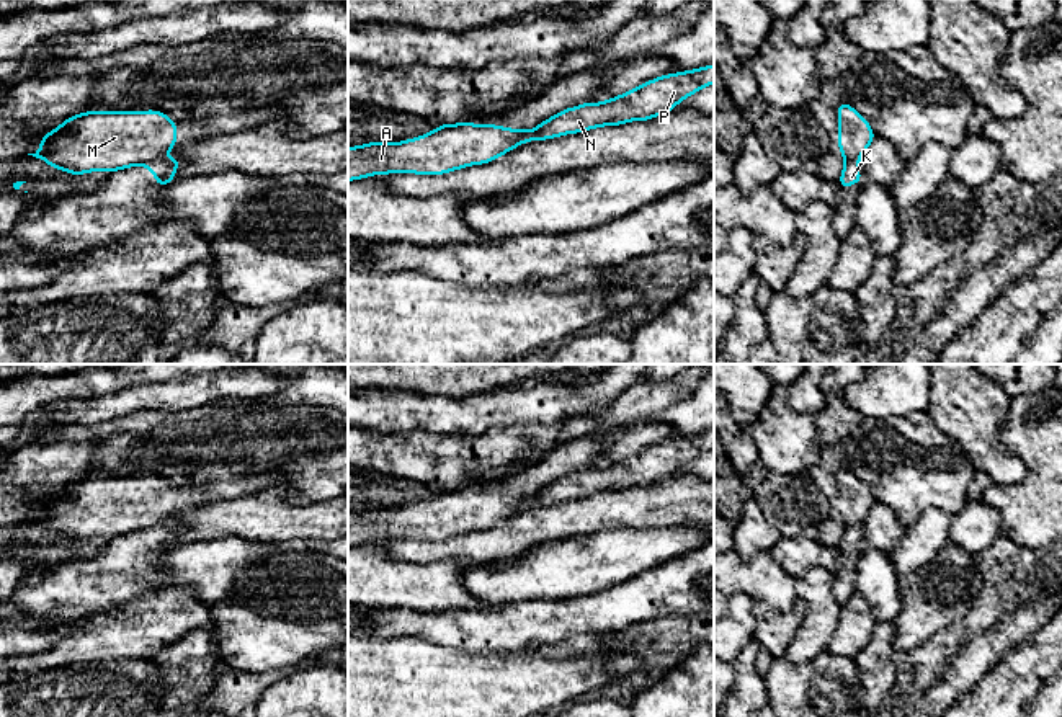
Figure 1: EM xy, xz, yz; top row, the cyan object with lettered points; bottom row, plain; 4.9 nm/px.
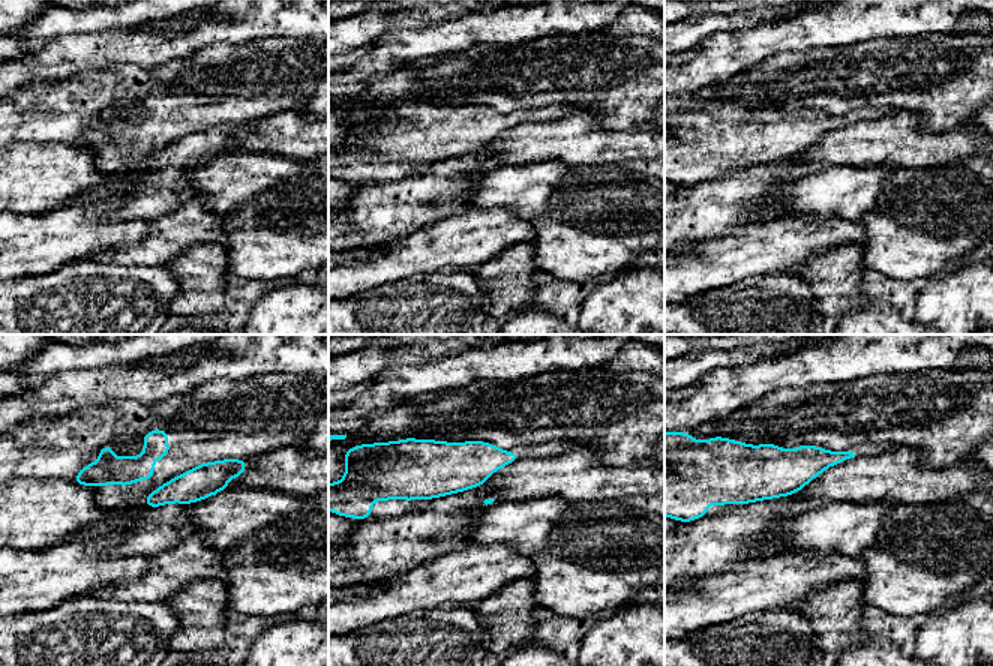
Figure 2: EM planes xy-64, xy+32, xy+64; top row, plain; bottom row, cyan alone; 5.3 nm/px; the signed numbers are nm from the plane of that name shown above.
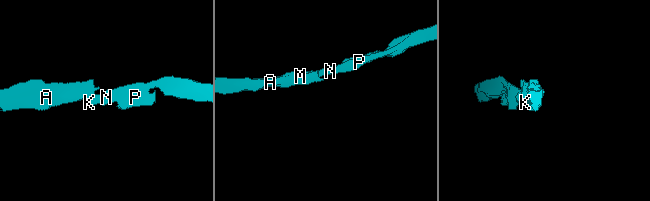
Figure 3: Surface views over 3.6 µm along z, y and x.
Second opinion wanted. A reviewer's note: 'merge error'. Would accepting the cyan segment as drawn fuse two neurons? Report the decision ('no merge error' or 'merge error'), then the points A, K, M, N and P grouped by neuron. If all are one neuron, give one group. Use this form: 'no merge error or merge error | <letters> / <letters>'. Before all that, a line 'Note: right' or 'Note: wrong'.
Note: right
merge error | A M / K N P

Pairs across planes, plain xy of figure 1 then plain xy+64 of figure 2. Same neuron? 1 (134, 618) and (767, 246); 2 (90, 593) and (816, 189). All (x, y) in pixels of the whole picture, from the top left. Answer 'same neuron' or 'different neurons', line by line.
1: same neuron
2: different neurons

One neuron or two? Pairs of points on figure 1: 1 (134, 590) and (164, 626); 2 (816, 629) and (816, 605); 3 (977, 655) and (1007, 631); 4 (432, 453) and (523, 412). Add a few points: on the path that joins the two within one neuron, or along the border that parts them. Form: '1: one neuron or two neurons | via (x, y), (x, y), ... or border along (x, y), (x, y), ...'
1: two neurons | border along (160, 588), (103, 611)
2: one neuron | via (816, 623), (816, 611)
3: one neuron | via (984, 650), (1000, 637)
4: two neurons | border along (505, 423), (490, 427), (477, 435), (432, 433)

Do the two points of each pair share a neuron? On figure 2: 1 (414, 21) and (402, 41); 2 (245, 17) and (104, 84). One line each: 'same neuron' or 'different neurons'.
1: different neurons
2: different neurons

